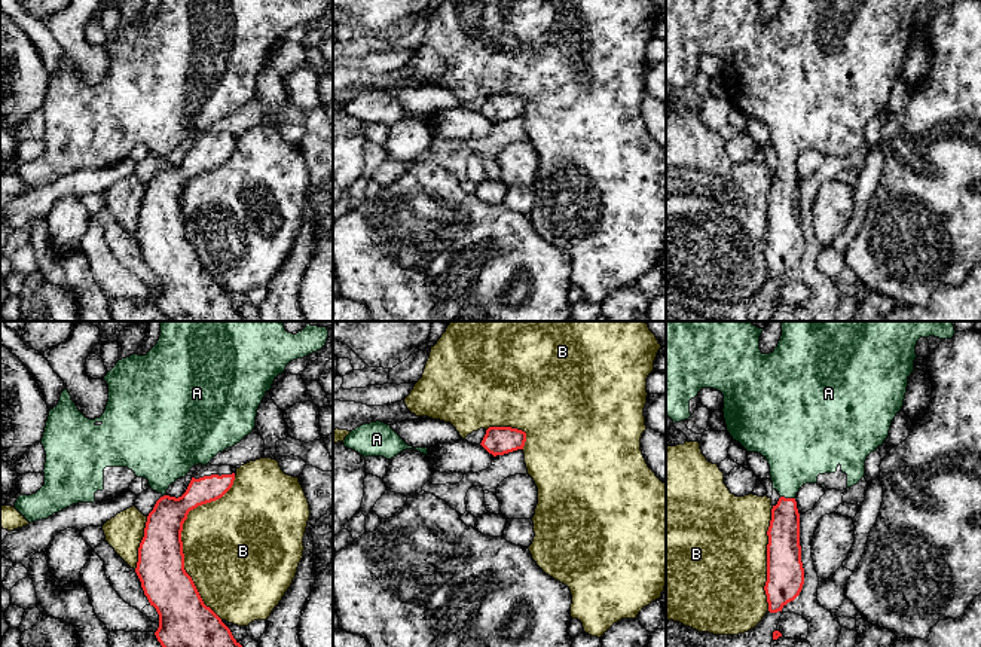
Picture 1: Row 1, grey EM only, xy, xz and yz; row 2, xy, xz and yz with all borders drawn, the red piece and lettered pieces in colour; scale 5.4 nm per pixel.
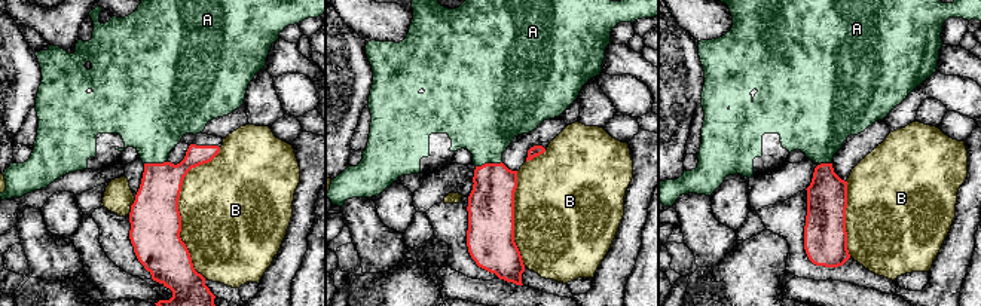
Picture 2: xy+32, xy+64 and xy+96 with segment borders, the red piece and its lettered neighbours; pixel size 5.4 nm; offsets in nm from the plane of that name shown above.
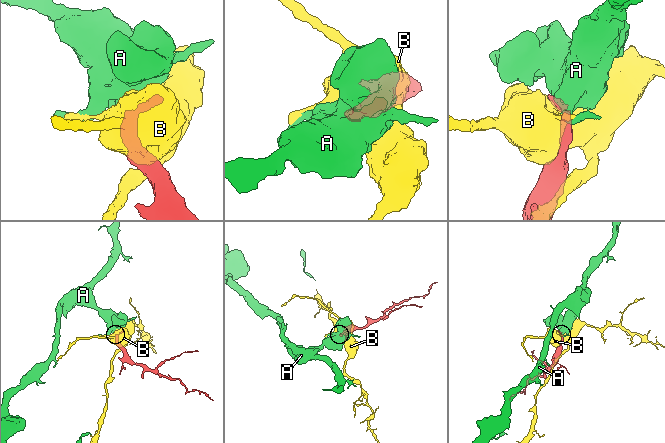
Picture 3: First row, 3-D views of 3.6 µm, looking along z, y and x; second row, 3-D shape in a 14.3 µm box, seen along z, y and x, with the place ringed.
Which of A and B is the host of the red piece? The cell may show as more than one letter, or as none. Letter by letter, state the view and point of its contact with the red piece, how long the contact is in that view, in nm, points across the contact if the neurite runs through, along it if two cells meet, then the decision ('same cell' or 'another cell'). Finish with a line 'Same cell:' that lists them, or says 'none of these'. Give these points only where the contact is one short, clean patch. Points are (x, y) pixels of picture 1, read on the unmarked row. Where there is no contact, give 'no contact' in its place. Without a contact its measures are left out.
A: yz (788, 165) | 80 nm | same cell
B: xy (180, 207) | 800 nm | another cell
Same cell: A

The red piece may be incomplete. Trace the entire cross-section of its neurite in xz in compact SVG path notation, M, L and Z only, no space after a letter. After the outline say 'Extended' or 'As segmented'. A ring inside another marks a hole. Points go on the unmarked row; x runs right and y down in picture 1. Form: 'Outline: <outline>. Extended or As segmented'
Outline: M489 94L482 107L482 113L492 120L504 122L517 116L523 116L526 100L511 94Z. As segmented

